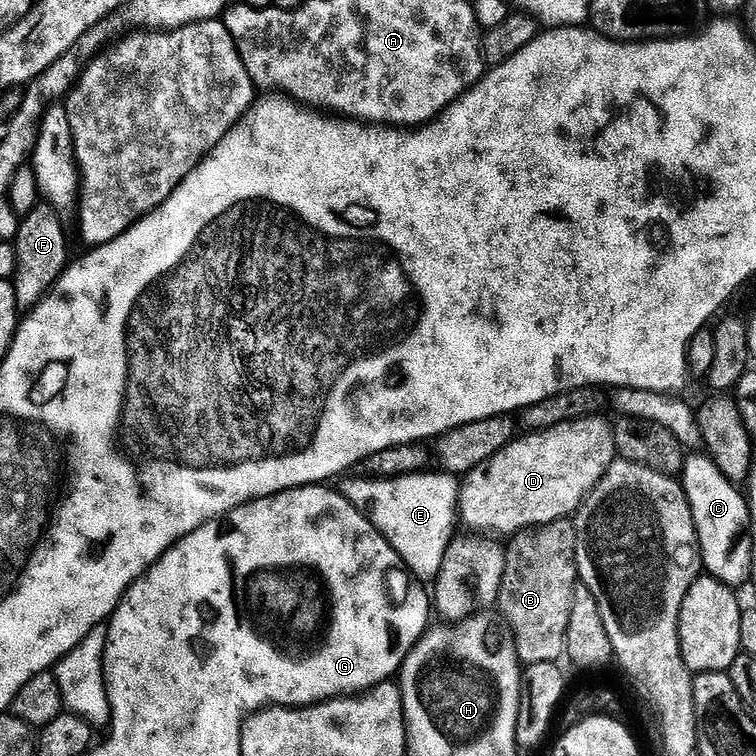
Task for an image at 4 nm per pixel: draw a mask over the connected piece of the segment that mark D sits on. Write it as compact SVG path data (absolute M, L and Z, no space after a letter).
M588 414L585 420L576 420L580 418L568 418L558 424L553 424L550 428L545 428L541 431L531 434L521 435L519 438L507 444L498 454L494 454L494 458L490 458L486 462L482 462L473 472L467 473L463 477L460 486L460 503L458 505L458 516L461 521L464 520L472 528L477 528L480 532L497 532L500 536L512 536L515 532L527 533L529 530L537 530L545 525L553 524L556 520L563 520L571 517L572 511L579 509L584 501L588 499L588 495L592 493L598 481L603 478L608 472L608 467L612 465L612 461L617 459L618 453L616 450L616 434L611 423L607 424L604 418L599 415Z

